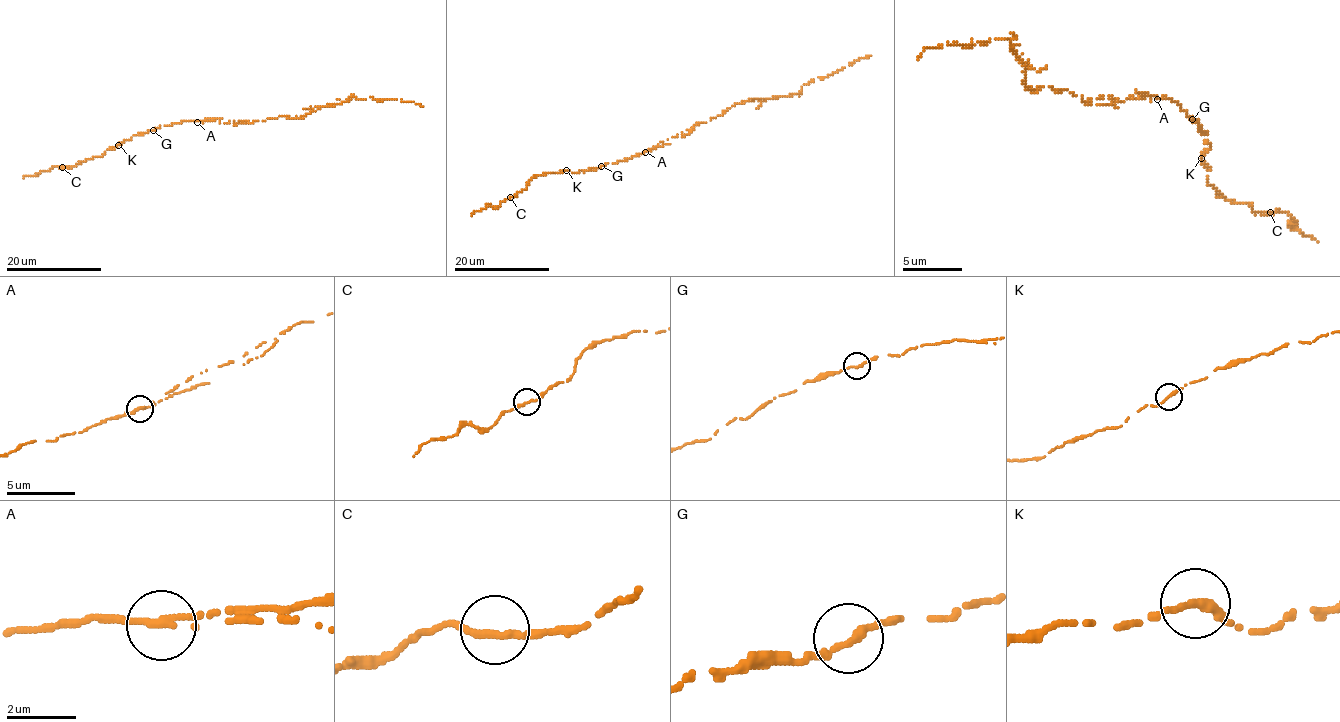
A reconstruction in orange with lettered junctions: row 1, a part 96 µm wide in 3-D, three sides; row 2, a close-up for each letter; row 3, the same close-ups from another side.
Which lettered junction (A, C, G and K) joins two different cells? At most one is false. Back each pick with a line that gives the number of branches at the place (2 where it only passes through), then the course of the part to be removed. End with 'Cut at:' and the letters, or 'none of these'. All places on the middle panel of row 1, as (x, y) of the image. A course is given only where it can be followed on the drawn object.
A: 2 | (645, 152), (685, 135), (731, 106), (800, 92), (806, 84), (870, 56)
Cut at: A

